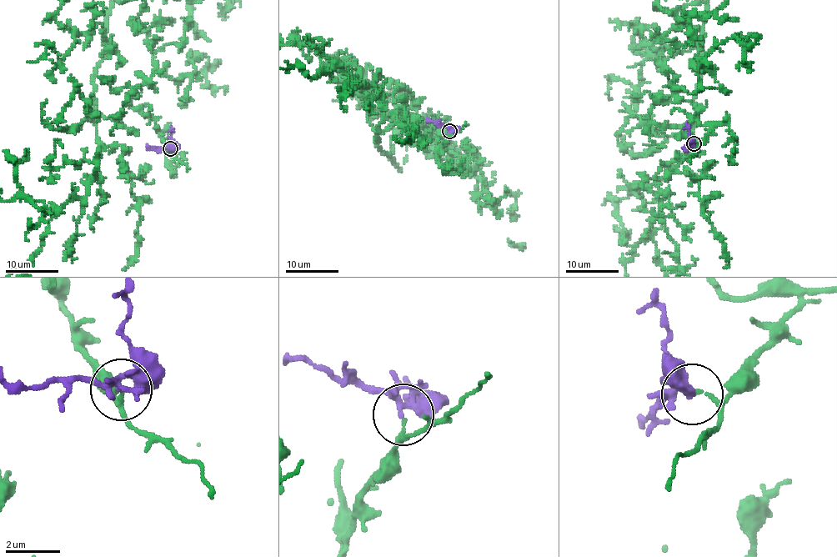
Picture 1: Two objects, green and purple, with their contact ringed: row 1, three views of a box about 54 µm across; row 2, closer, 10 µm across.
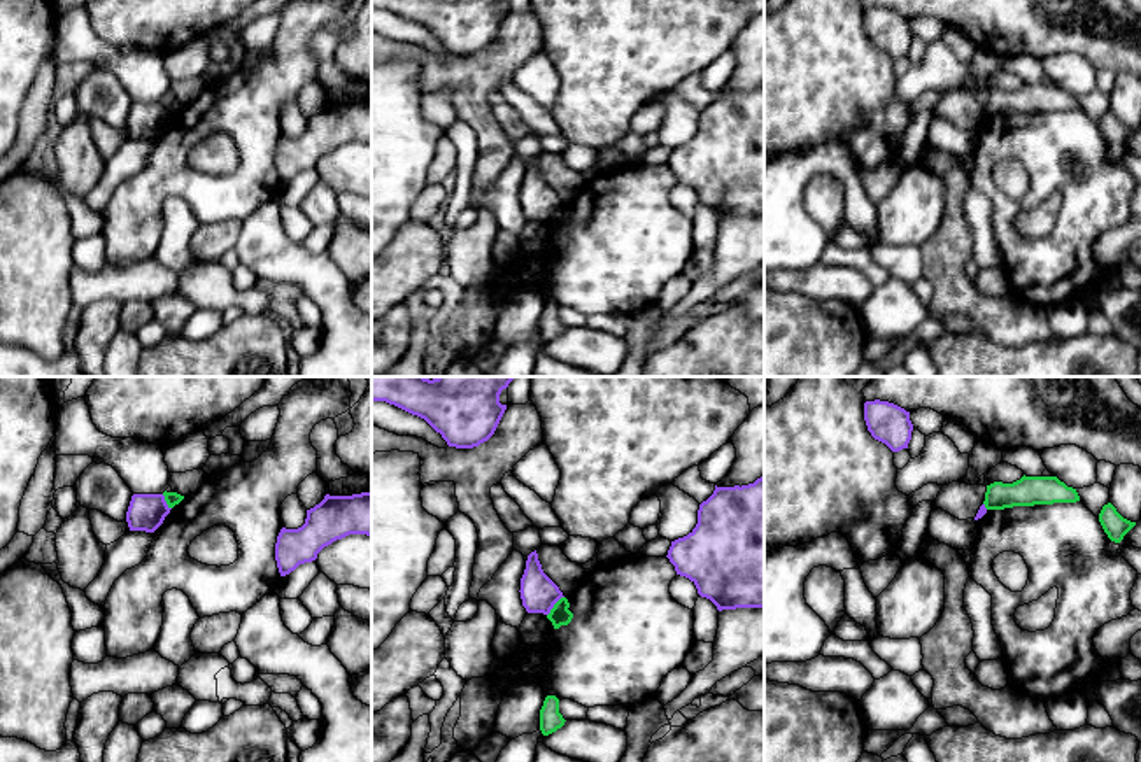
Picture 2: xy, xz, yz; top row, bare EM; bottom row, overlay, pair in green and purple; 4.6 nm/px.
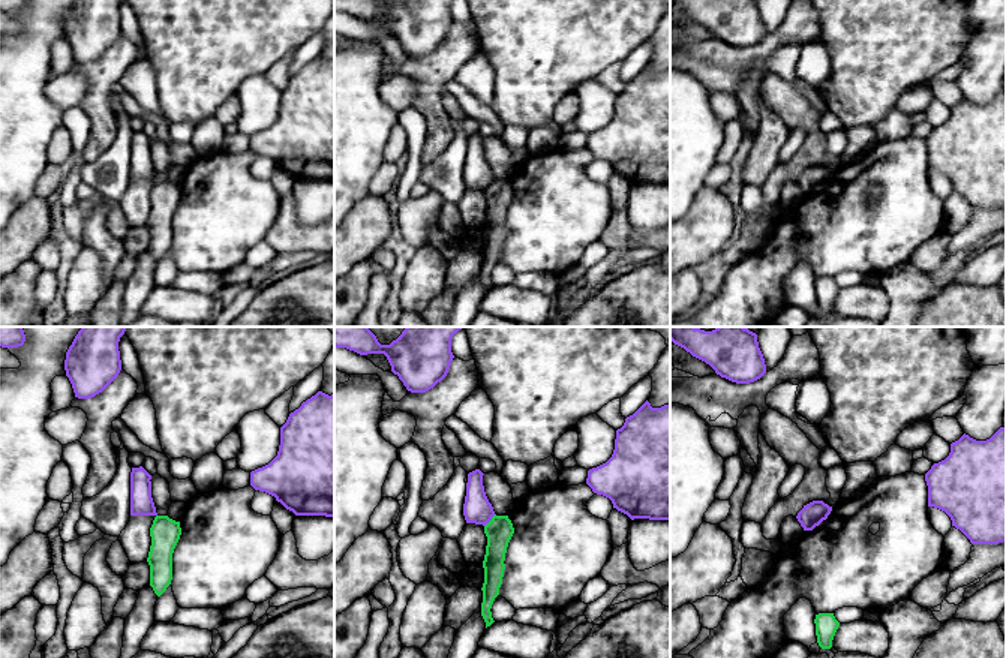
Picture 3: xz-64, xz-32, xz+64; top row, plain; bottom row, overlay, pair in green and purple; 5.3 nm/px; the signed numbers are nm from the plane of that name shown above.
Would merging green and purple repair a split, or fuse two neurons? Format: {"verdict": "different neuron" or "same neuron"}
{"verdict": "different neuron"}

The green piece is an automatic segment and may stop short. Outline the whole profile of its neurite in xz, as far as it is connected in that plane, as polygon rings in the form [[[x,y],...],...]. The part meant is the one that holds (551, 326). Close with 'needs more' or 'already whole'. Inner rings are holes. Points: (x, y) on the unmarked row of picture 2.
[[[547,303],[540,317],[540,338],[549,343],[564,333],[564,326],[559,321],[559,307],[556,303]]] | already whole

